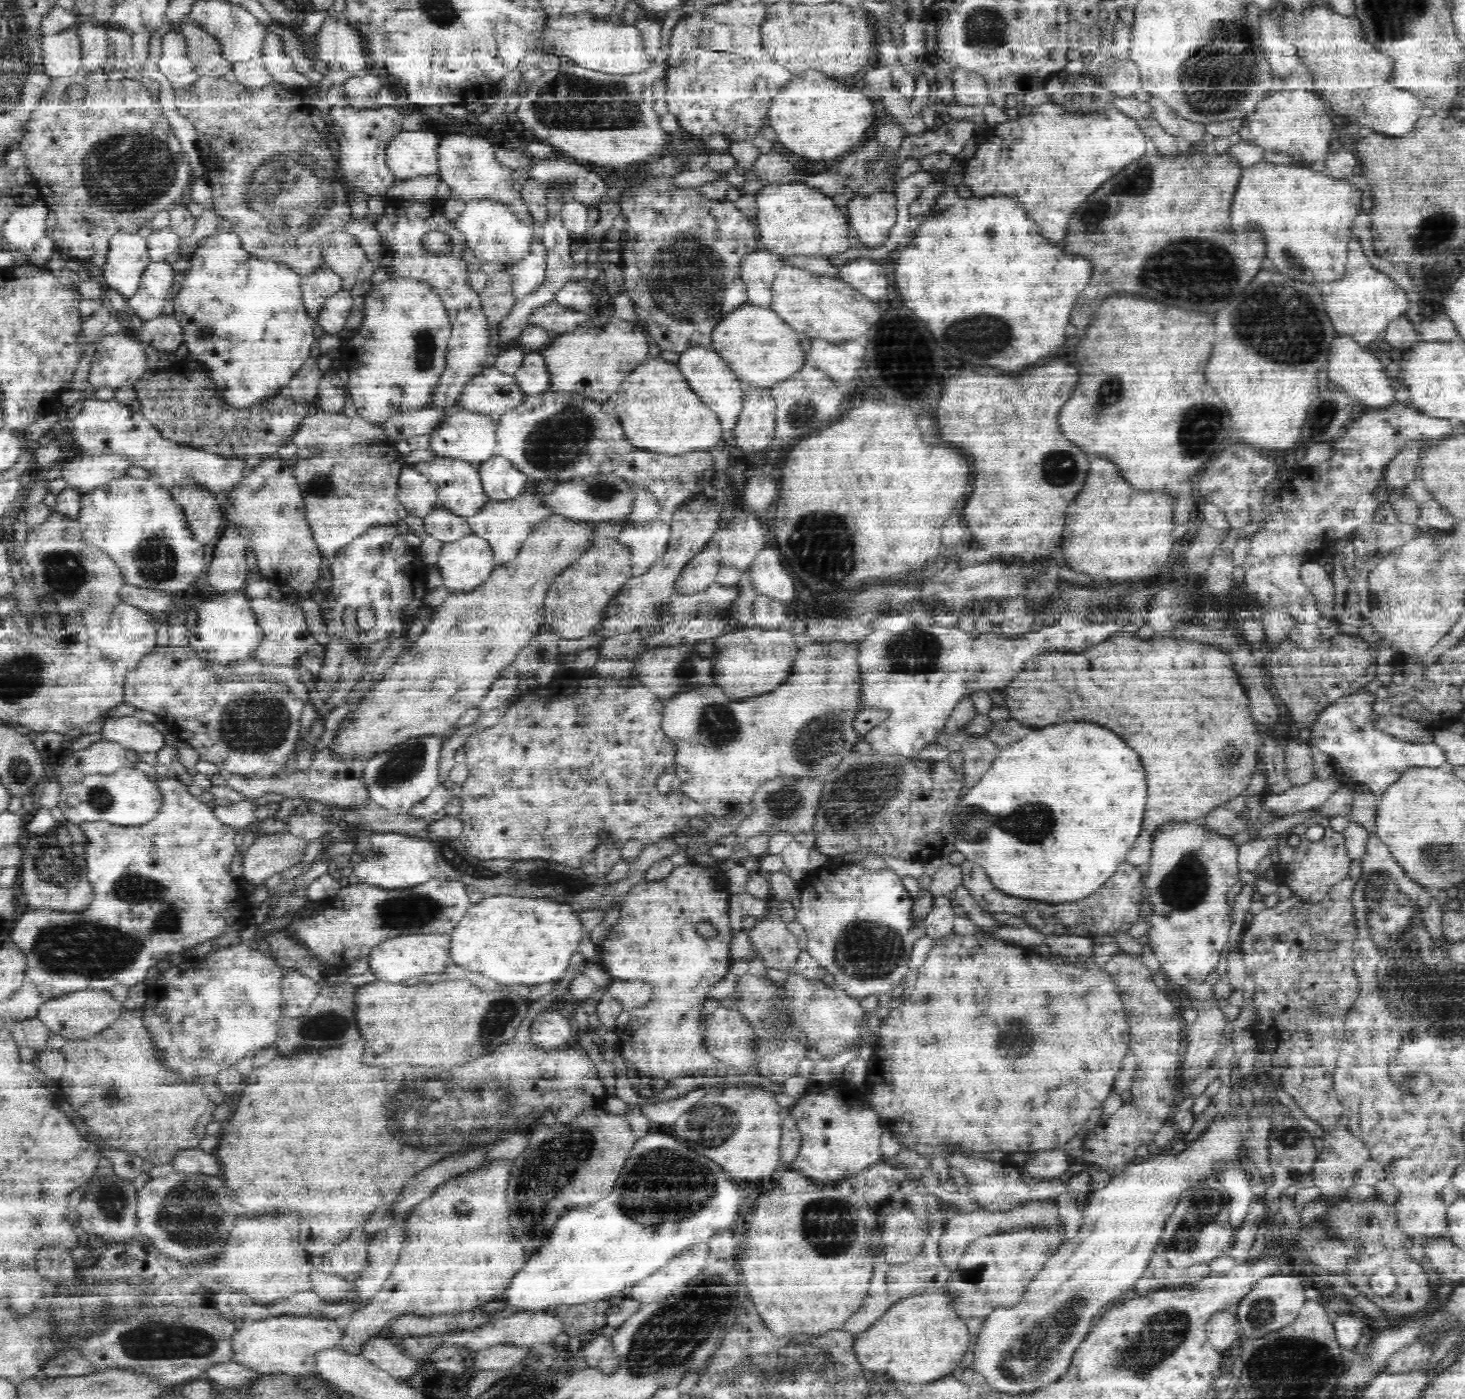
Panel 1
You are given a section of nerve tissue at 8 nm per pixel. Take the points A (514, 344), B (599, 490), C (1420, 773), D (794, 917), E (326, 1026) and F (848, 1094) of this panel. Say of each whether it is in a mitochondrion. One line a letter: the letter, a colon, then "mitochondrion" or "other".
A: other
B: mitochondrion
C: other
D: other
E: mitochondrion
F: other

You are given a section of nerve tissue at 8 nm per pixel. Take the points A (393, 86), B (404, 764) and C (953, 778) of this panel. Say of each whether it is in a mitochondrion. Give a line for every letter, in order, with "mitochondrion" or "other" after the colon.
A: other
B: mitochondrion
C: other

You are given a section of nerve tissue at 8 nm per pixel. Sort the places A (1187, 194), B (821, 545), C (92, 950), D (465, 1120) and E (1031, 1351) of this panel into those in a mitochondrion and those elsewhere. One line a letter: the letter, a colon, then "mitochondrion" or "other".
A: other
B: mitochondrion
C: mitochondrion
D: mitochondrion
E: mitochondrion

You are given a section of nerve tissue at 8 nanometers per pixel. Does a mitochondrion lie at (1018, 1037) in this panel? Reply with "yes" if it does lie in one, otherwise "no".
yes

